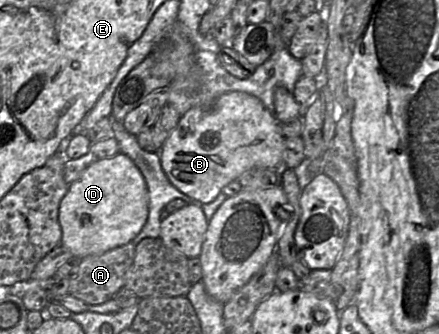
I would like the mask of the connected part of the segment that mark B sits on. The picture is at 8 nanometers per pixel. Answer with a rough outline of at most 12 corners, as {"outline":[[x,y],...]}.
{"outline":[[241,91],[180,117],[160,149],[203,205],[245,171],[285,167],[274,113]]}

